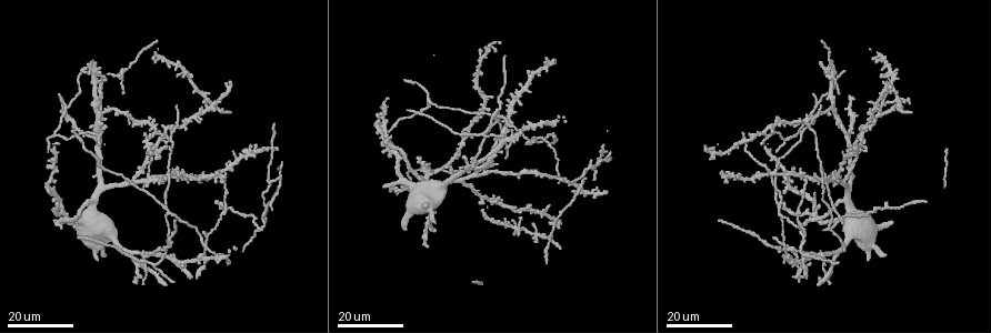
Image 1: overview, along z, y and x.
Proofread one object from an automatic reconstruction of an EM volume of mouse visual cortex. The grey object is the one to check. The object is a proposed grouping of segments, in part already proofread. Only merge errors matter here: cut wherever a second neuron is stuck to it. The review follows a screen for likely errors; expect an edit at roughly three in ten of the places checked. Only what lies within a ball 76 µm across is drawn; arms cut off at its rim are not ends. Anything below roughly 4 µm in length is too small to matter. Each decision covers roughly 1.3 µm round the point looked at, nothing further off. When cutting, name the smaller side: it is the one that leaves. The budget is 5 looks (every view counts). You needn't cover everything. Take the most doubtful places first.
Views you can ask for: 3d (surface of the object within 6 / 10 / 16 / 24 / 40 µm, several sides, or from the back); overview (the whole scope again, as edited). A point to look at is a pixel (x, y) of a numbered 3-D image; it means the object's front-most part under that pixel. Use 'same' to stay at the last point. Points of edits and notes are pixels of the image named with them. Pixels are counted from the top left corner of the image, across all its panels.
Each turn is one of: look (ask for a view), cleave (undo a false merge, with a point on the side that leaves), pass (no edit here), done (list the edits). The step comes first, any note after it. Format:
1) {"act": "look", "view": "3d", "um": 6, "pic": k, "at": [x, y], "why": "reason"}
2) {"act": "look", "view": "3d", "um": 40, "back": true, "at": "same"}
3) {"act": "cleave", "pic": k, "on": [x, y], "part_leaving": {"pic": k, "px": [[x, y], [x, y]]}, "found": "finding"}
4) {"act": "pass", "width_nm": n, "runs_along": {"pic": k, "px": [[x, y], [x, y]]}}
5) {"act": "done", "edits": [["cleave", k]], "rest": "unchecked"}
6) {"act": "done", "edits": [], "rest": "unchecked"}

{"act": "look", "view": "3d", "um": 24, "pic": 1, "at": [206, 243], "why": "four or more arms meet"}

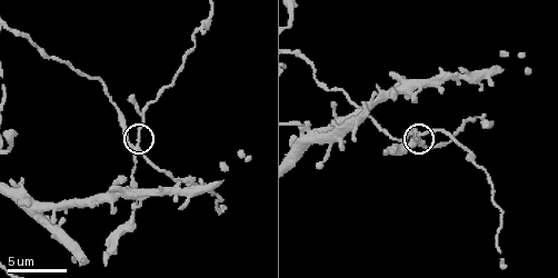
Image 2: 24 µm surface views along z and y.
{"act": "look", "view": "3d", "um": 10, "pic": 2, "at": [138, 142], "why": "closer look"}

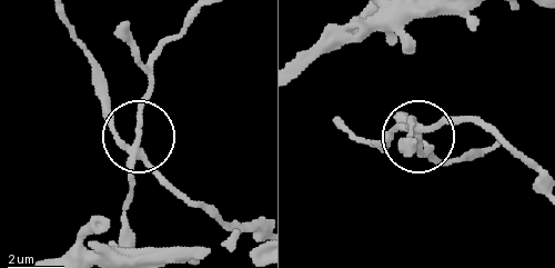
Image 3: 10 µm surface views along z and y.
{"act": "cleave", "pic": 3, "on": [131, 195], "part_leaving": {"pic": 3, "px": [[137, 150], [153, 60], [193, 17]]}, "found": "two neurons meet here"}

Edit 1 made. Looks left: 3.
{"act": "look", "view": "overview"}

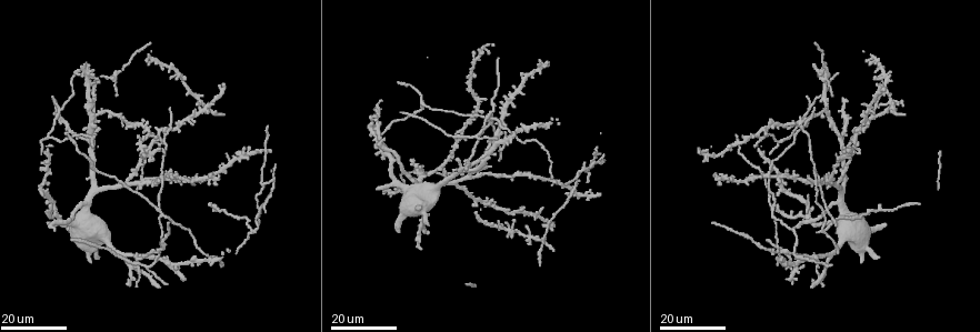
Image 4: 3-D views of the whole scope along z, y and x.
{"act": "look", "view": "3d", "um": 16, "pic": 4, "at": [117, 73], "why": "side arm on a straight run"}

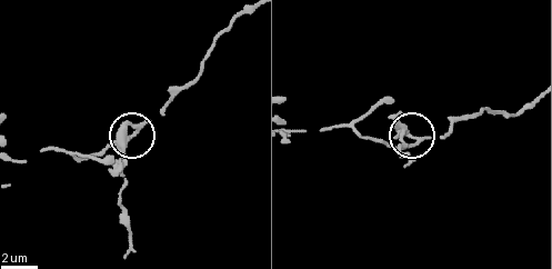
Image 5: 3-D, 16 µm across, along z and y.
{"act": "look", "view": "3d", "um": 6, "pic": 5, "at": [124, 145]}

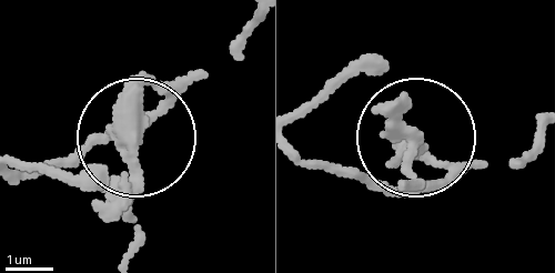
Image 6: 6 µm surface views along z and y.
{"act": "cleave", "pic": 6, "on": [100, 208], "part_leaving": {"pic": 6, "px": [[127, 155], [131, 259]]}, "found": "a second neuron is stuck on"}

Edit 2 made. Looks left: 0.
{"act": "done", "edits": [["cleave", 3], ["cleave", 6]], "rest": "unchecked"}

